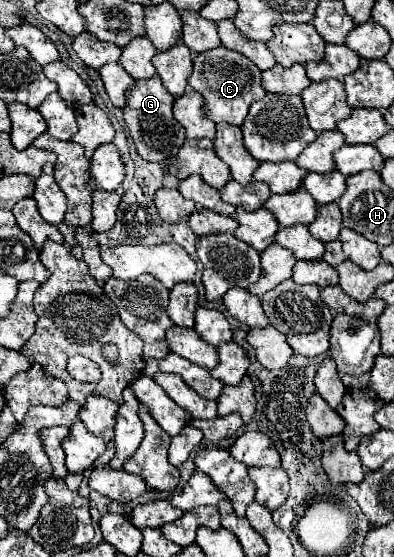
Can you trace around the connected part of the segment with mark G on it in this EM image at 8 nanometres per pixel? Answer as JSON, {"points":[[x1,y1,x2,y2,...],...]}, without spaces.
{"points":[[155,75,151,79,135,81,135,85,125,95,123,119,131,131,131,139,137,147,137,153,147,161,163,161,179,151,185,141,185,131,173,117,173,101,175,97,163,87,161,79]]}

